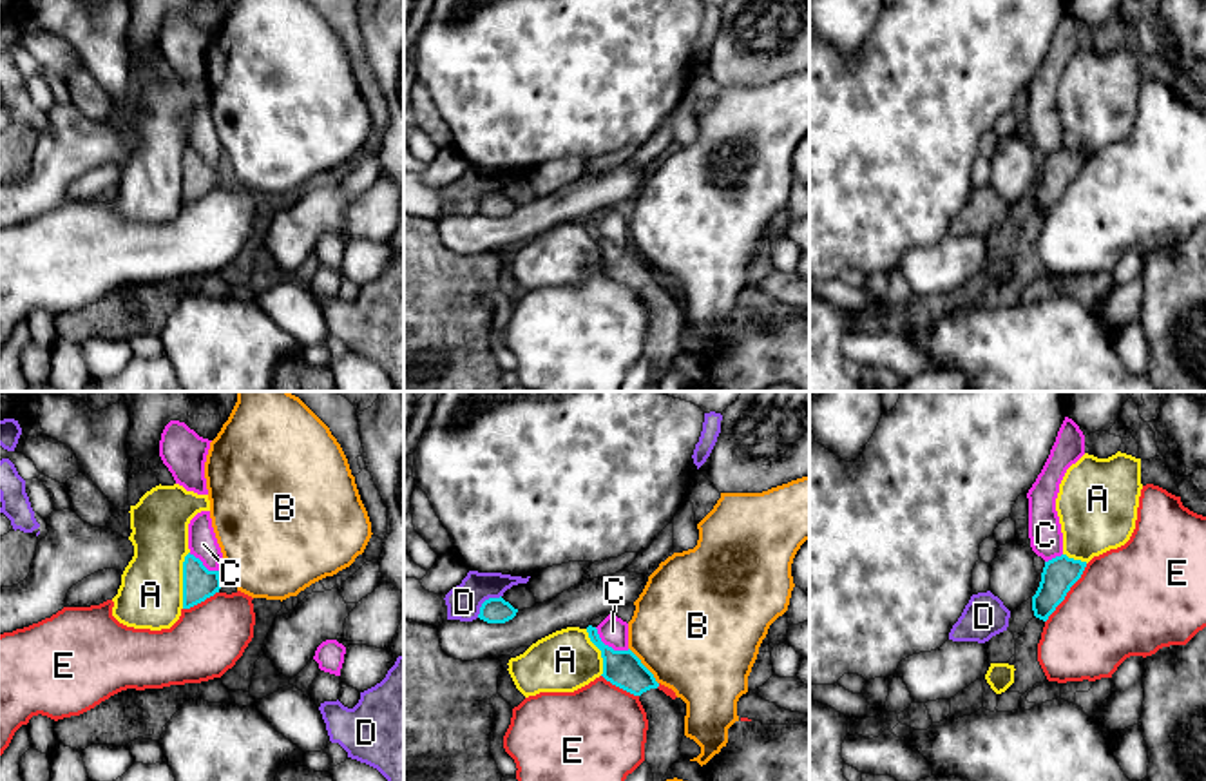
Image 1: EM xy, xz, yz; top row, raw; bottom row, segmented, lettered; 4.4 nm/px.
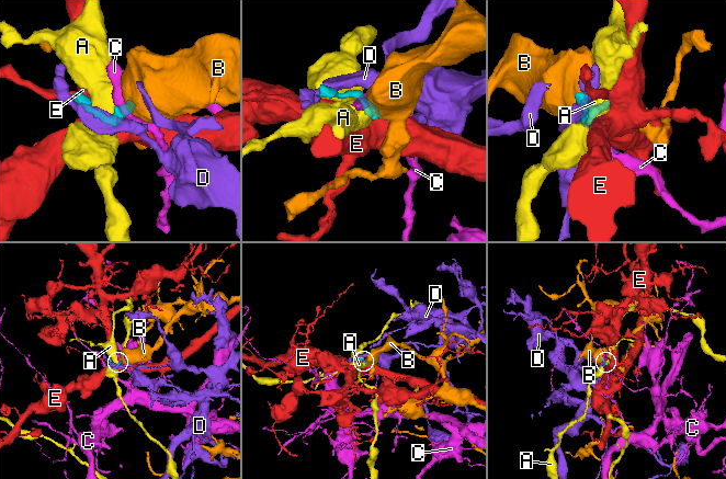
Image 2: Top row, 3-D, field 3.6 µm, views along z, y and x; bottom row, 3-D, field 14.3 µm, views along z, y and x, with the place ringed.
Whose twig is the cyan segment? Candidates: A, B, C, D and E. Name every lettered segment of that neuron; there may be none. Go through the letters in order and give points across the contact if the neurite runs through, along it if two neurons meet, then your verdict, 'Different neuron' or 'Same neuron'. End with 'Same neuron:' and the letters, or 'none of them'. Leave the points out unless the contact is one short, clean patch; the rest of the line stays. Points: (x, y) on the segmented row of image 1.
A: Different neuron
B: Boundary: xz (629, 647), (658, 684). Different neuron
C: Boundary: xz (594, 627), (605, 644), (614, 649), (629, 649). Different neuron
D: Boundary: xz (500, 595), (489, 597), (477, 617). Different neuron
E: Different neuron
Same neuron: none of them

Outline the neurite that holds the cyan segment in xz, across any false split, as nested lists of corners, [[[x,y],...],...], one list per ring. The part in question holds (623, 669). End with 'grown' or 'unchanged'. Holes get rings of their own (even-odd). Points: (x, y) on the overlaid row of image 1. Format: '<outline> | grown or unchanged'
[[[587,627],[590,641],[601,651],[603,678],[612,685],[639,698],[646,719],[645,761],[650,765],[654,781],[663,781],[668,768],[679,761],[684,736],[684,716],[670,696],[659,690],[654,674],[628,651],[614,651],[605,645],[598,629]]] | grown

